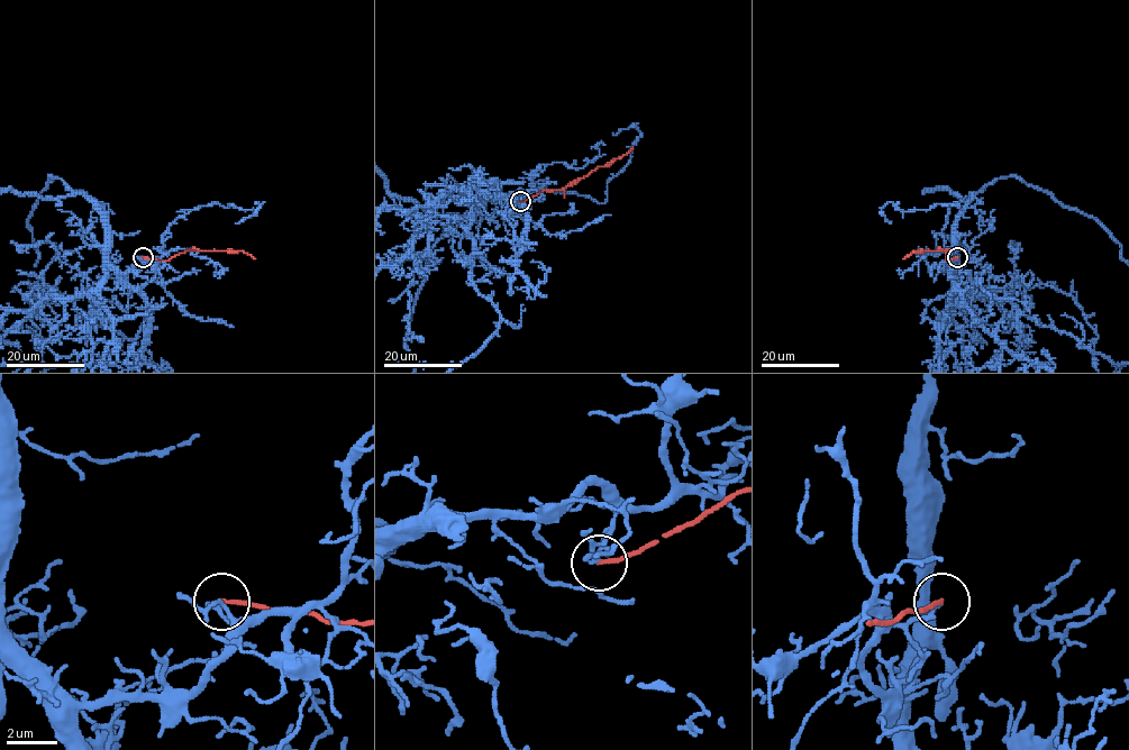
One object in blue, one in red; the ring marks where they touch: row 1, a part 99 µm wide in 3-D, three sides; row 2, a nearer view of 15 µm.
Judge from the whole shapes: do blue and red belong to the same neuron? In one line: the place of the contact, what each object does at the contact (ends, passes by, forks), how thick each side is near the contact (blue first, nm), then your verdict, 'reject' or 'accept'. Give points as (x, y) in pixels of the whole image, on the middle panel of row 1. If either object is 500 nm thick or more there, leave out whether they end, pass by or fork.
at (520, 201); blue ends there; red ends there; 200 nm thick on the blue side, 170 nm on the other; reject

